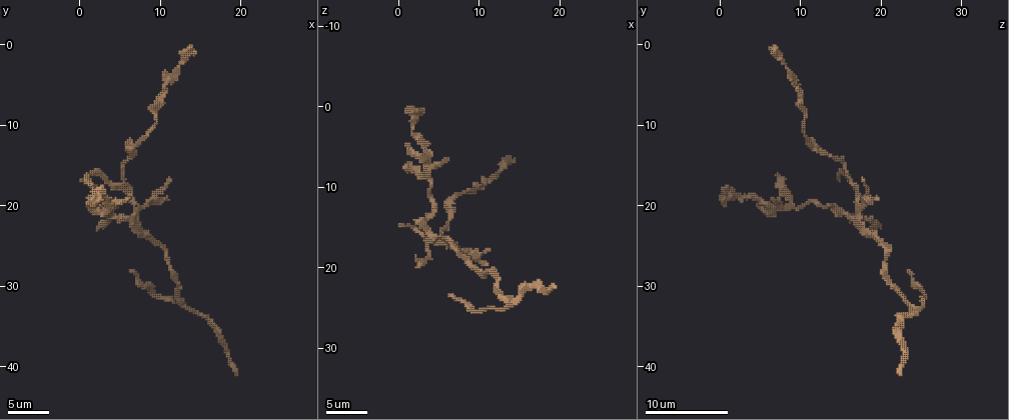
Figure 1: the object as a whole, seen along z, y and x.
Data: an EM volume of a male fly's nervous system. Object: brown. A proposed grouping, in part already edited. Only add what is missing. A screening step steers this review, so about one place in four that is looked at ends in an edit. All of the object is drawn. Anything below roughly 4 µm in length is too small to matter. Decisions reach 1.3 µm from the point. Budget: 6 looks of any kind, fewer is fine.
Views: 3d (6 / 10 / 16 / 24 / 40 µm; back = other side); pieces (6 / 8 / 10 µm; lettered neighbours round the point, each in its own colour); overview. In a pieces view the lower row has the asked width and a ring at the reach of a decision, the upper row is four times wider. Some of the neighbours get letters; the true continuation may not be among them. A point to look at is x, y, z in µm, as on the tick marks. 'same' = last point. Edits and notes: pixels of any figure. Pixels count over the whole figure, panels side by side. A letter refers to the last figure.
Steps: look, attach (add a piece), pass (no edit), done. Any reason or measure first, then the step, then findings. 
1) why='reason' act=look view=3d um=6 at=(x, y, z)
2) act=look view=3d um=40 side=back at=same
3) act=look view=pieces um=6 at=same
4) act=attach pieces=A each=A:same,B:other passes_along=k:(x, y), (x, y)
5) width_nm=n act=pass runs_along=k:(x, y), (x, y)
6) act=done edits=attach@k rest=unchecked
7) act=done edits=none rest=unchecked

why='free end' act=look view=3d um=10 at=(6.4, 28.2, 23.6)

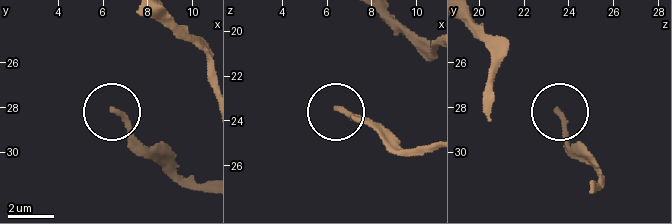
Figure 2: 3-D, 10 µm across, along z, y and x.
act=look view=pieces um=6 at=(6.4, 28.2, 23.5)

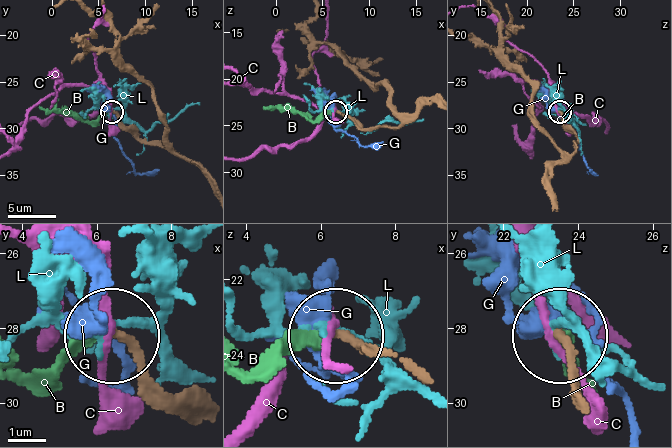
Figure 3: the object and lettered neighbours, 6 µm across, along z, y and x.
act=attach pieces=B each=B:same,C:other,G:other,L:other passes_along=3:(133, 135), (109, 110), (94, 119), (39, 106) found='the neuron continues'

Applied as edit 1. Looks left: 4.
act=look view=overview

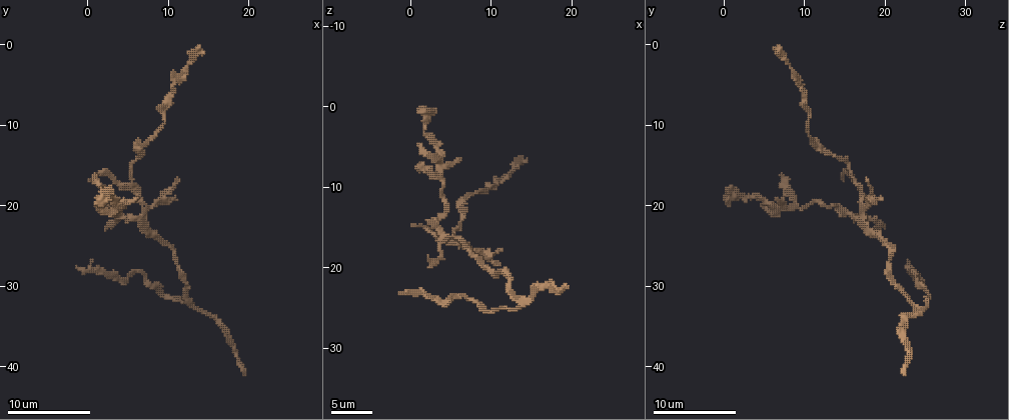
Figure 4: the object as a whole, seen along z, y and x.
why='an open end' act=look view=3d um=6 at=(0.2, 16.6, 15.0)

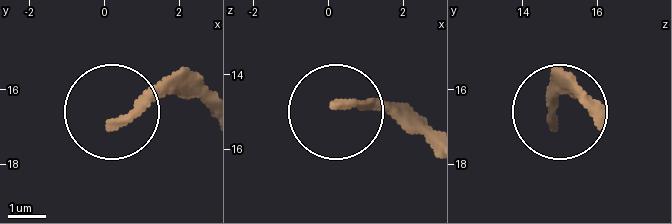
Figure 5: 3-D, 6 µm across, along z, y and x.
act=look view=pieces um=6 at=(0.30, 16.90, 14.80)

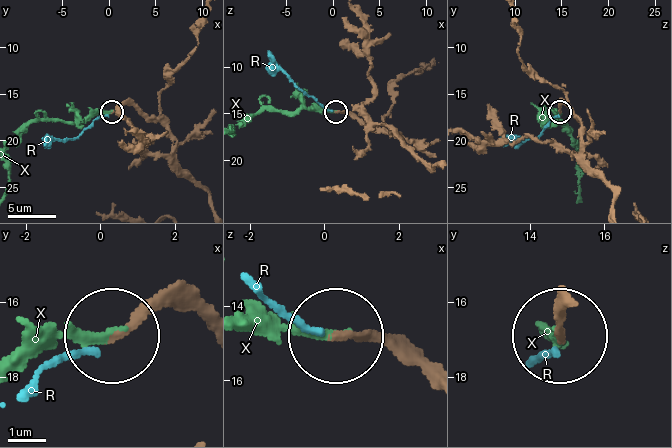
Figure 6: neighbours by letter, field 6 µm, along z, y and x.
act=attach pieces=X each=R:other,X:same found='it goes on there'

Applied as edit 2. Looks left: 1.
why='free end' act=look view=pieces um=10 at=(11.4, 16.8, 17.8)

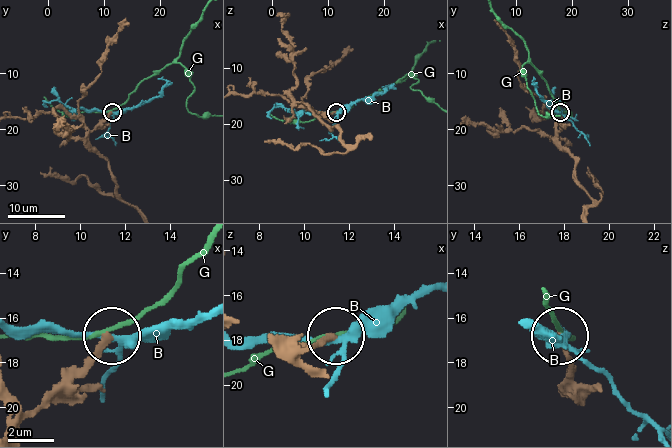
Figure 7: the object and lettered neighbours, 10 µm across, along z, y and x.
width_nm=230 act=pass each=B:other,G:other found='none of them fits'

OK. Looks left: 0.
act=done edits=attach@3,attach@6 rest=unchecked

